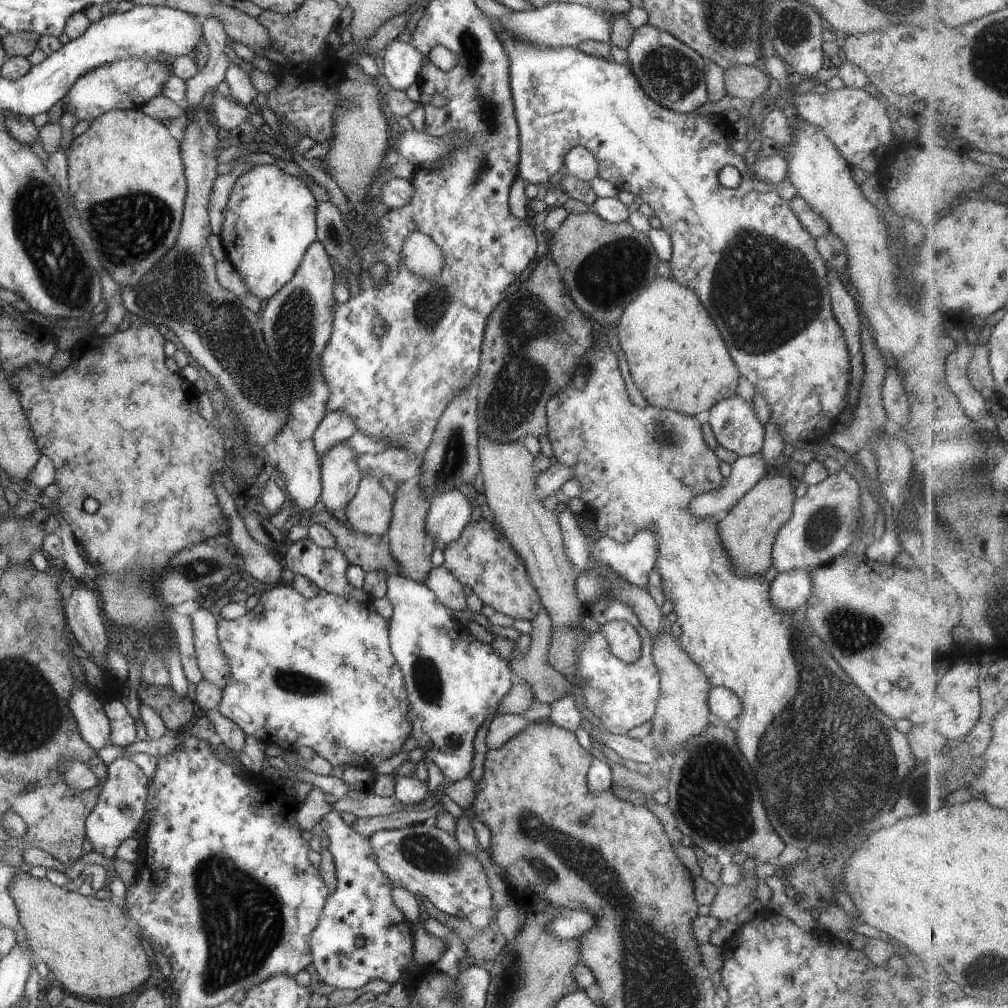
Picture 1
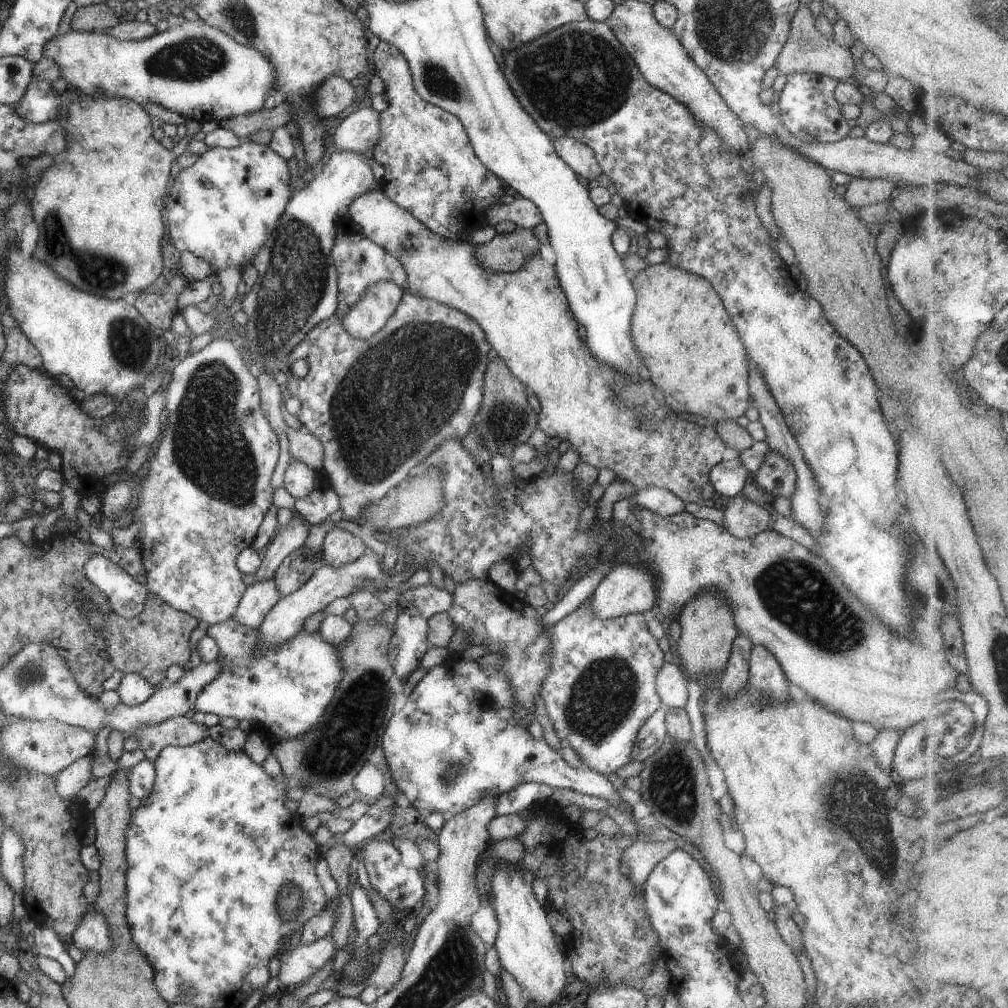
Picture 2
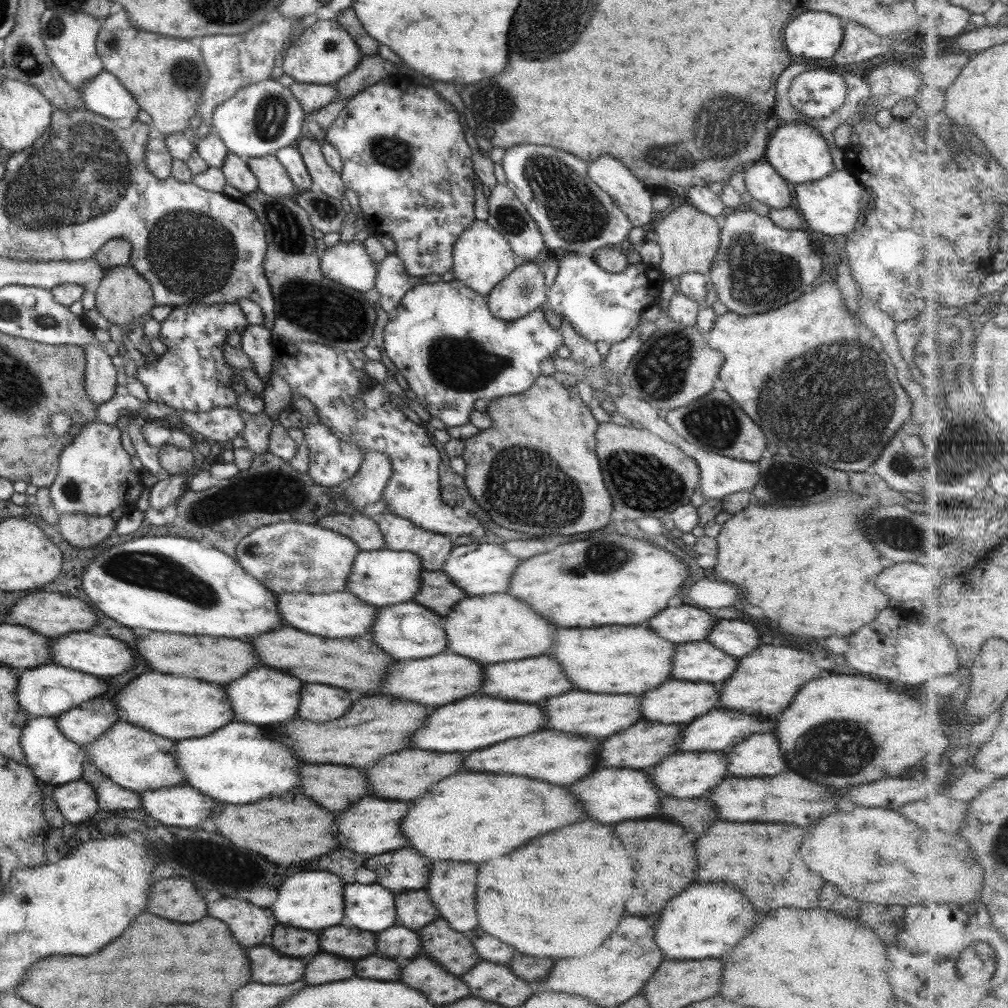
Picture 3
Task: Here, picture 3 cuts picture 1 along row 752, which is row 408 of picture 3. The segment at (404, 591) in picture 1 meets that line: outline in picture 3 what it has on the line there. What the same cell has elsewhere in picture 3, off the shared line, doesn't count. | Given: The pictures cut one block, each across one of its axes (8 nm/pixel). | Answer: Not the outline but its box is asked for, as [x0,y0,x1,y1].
[383,281,563,426]

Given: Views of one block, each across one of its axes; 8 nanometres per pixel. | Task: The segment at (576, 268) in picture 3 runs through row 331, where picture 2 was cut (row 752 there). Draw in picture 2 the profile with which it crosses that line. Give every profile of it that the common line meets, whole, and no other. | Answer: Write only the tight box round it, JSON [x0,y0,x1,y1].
[540,596,665,776]

